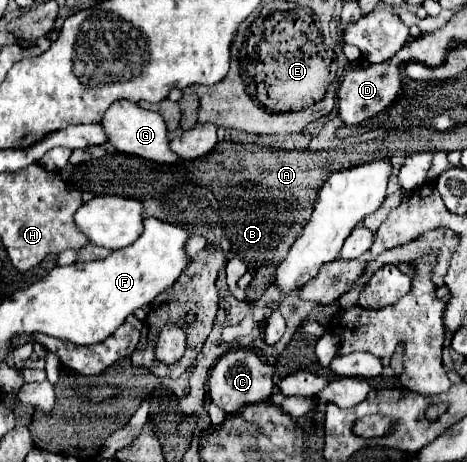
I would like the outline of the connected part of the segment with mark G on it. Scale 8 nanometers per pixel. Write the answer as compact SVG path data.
M116 100L112 102L112 106L104 112L102 116L102 128L104 134L108 136L108 142L124 154L134 154L146 160L154 160L160 164L176 164L180 158L174 156L174 152L170 152L168 148L168 138L166 138L166 124L162 120L162 116L158 116L158 112L152 110L144 110L138 104L130 102L130 100Z

